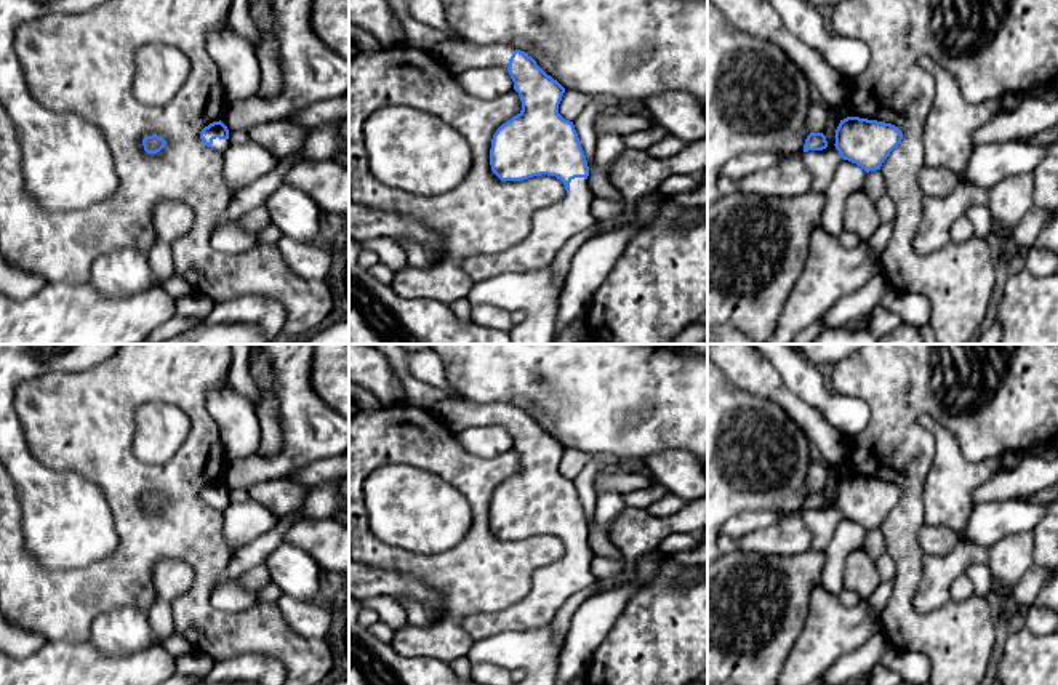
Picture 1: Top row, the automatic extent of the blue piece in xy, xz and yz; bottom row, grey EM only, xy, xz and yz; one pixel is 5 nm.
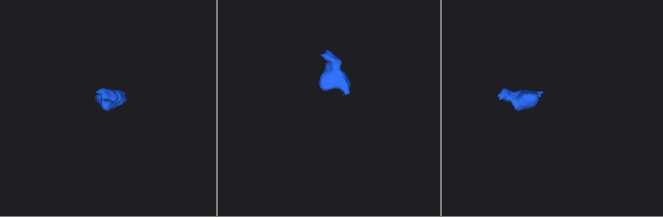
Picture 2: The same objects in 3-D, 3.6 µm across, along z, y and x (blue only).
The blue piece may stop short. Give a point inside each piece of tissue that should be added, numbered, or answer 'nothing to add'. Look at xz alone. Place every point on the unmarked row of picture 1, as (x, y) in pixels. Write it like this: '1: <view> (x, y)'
1: xz (456, 415)
2: xz (553, 584)

